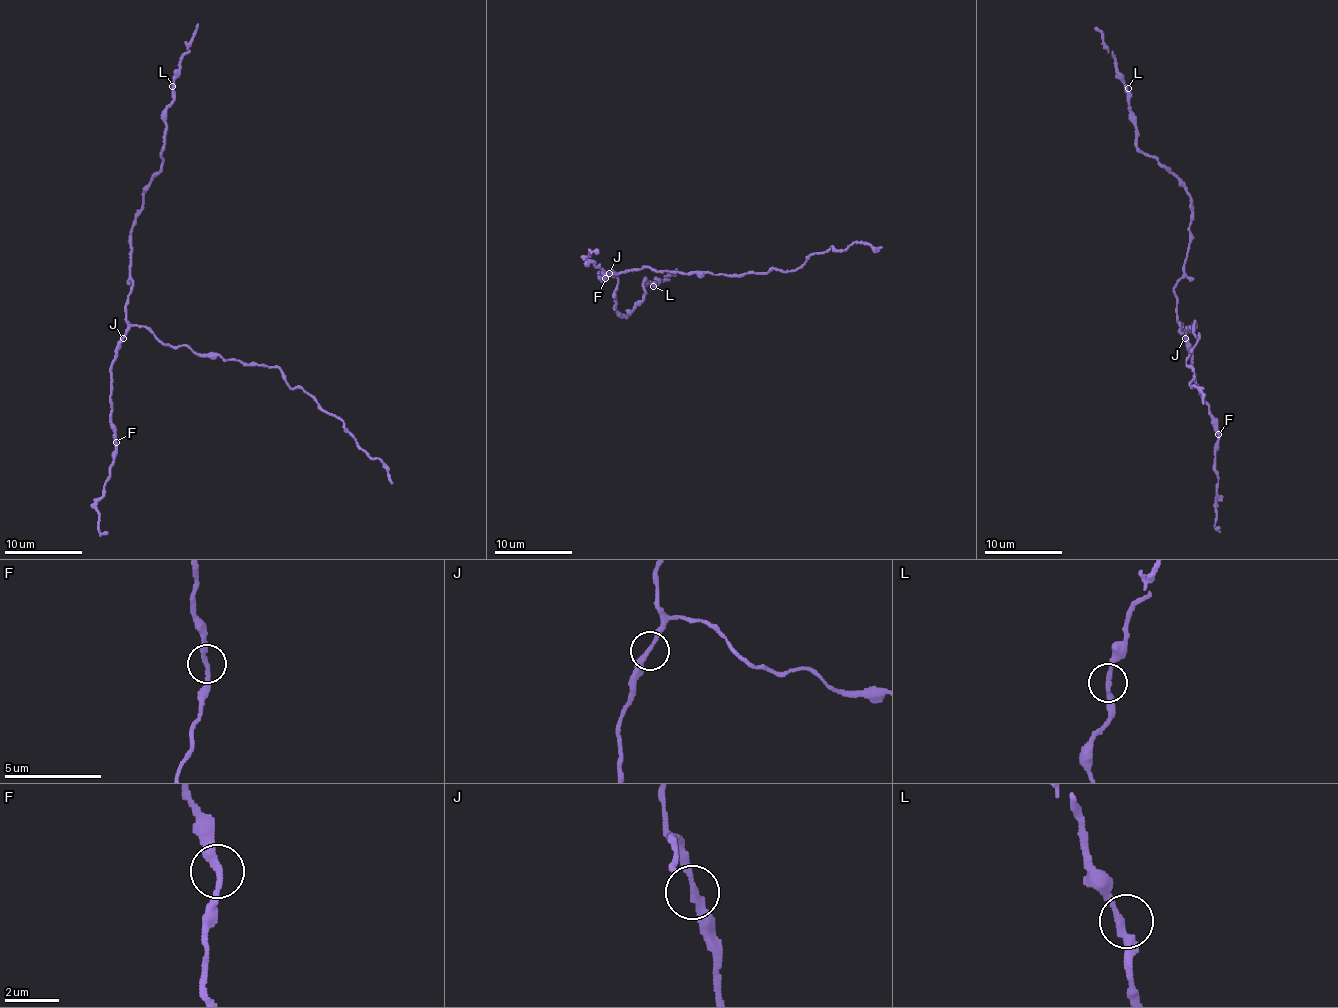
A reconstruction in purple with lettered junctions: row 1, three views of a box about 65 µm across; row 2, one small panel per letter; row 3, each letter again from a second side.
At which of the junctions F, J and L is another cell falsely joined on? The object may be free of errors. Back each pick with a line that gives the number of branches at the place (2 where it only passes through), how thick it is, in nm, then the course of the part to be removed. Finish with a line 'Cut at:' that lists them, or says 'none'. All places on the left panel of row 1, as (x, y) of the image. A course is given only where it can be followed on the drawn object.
Cut at: none

